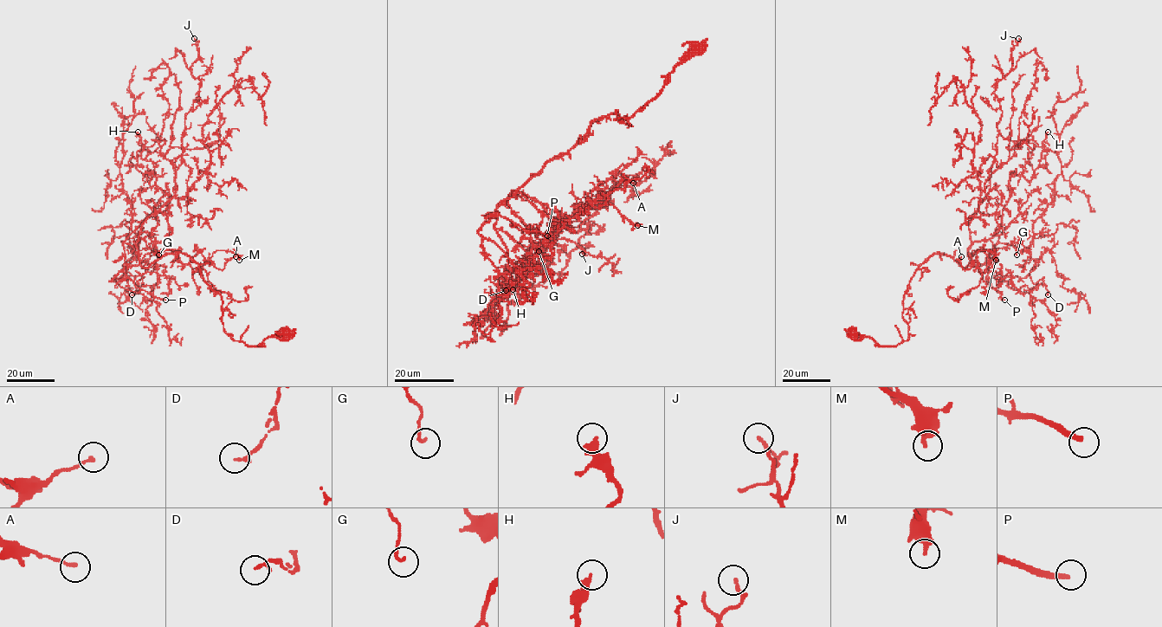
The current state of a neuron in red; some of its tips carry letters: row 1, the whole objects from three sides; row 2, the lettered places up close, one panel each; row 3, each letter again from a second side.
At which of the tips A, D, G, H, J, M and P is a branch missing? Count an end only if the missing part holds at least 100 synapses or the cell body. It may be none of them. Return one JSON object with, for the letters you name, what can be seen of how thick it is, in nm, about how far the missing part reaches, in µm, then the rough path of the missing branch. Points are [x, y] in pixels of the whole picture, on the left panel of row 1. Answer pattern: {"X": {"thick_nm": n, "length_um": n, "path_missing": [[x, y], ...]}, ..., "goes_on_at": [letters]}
{"P": {"thick_nm": 240, "length_um": 60, "path_missing": [[165, 300], [187, 306], [187, 318], [204, 341], [219, 345], [228, 351], [235, 345], [239, 348], [237, 351]]}, "goes_on_at": ["P"]}

